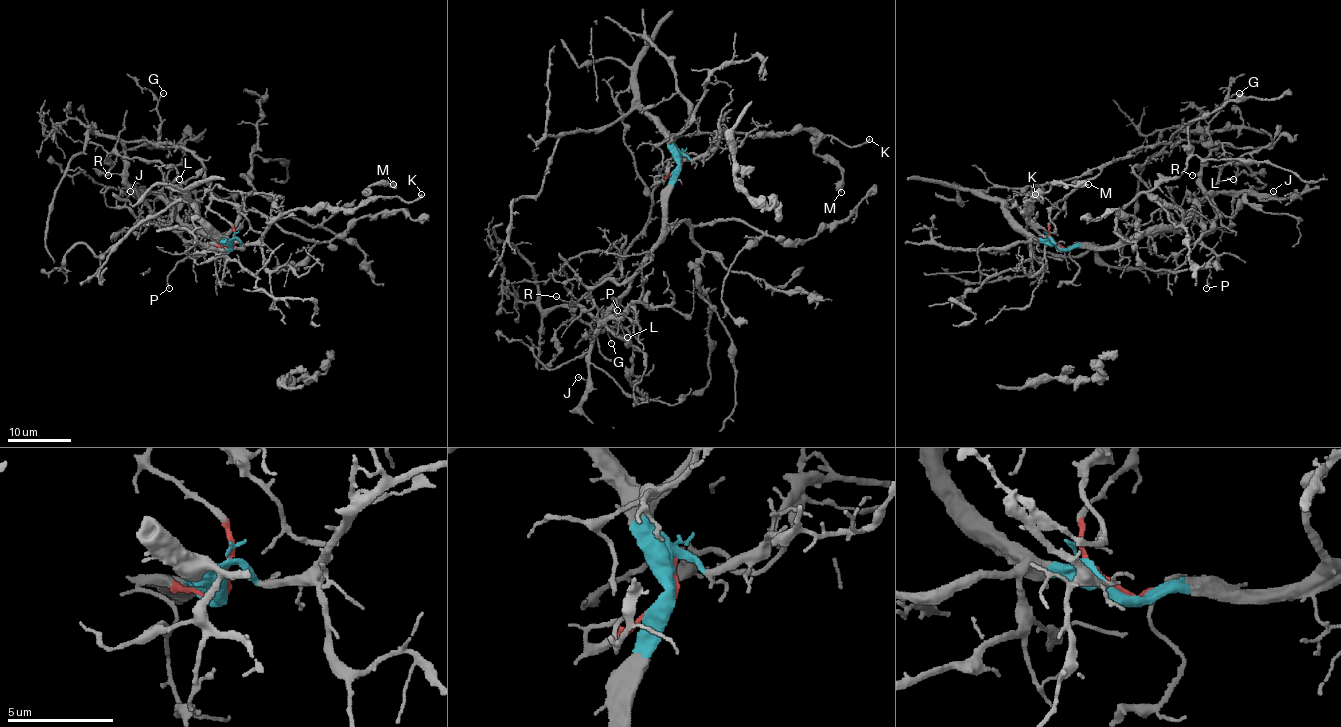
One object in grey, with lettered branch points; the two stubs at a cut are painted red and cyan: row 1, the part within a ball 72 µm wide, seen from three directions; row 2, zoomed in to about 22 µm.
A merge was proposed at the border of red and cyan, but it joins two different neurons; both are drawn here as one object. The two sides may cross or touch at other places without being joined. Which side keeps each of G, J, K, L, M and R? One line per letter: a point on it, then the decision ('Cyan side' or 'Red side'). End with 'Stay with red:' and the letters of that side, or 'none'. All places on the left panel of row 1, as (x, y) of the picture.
G: Place: (163, 93). Red side
J: Place: (130, 191). Cyan side
K: Place: (421, 194). Cyan side
L: Place: (179, 179). Cyan side
M: Place: (393, 184). Cyan side
R: Place: (108, 175). Red side
Stay with red: G, R

